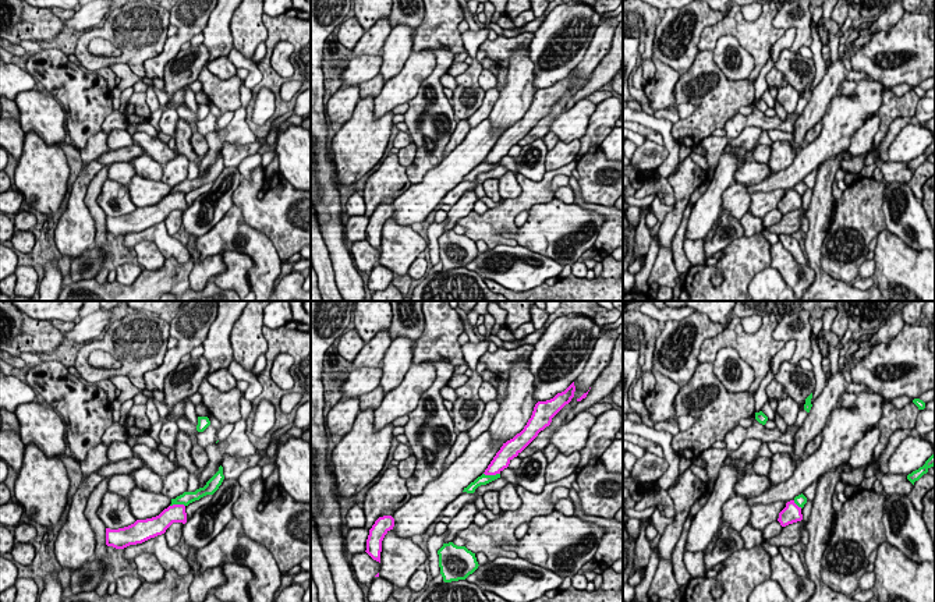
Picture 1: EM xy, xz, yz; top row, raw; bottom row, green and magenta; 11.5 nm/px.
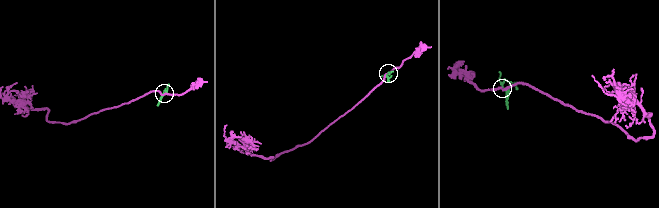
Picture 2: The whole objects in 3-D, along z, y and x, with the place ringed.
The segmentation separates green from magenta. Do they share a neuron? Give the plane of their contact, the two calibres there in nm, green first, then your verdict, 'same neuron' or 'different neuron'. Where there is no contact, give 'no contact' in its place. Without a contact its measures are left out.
contact in xz; calibres 120 and 190 nm; different neuron

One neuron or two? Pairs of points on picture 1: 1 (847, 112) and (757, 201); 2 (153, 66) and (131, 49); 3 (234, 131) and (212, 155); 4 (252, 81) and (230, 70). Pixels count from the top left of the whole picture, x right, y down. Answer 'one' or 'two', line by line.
1: two
2: two
3: one
4: two

